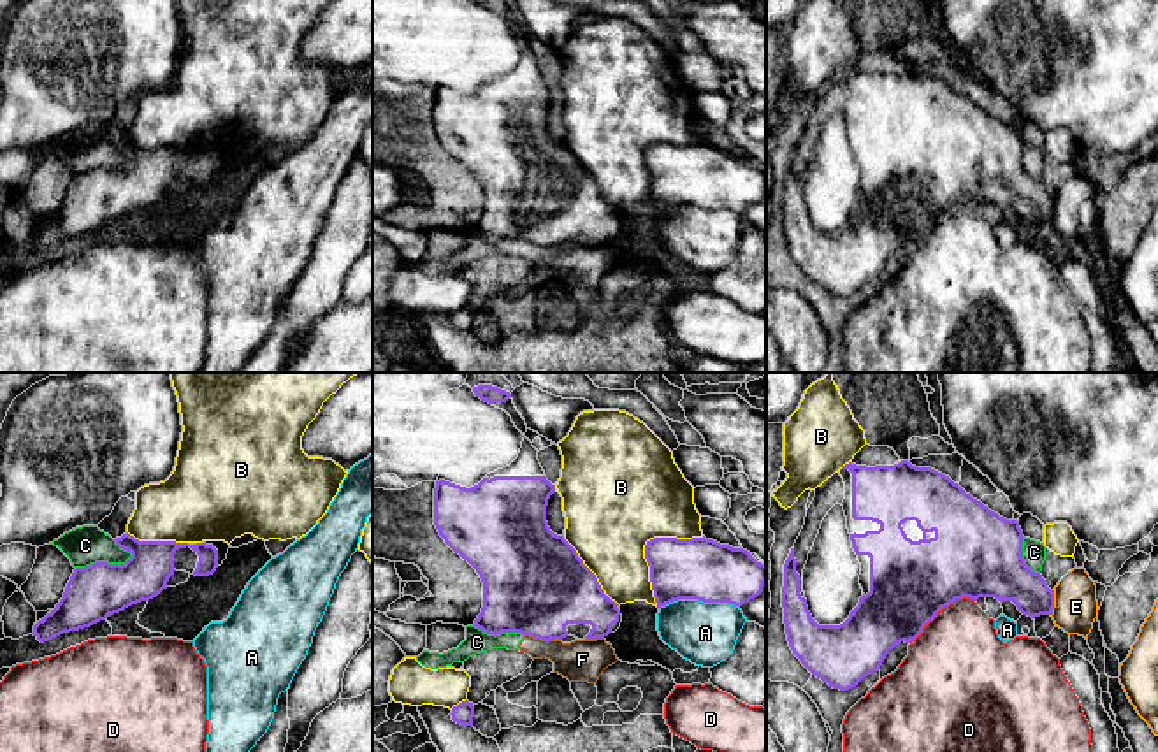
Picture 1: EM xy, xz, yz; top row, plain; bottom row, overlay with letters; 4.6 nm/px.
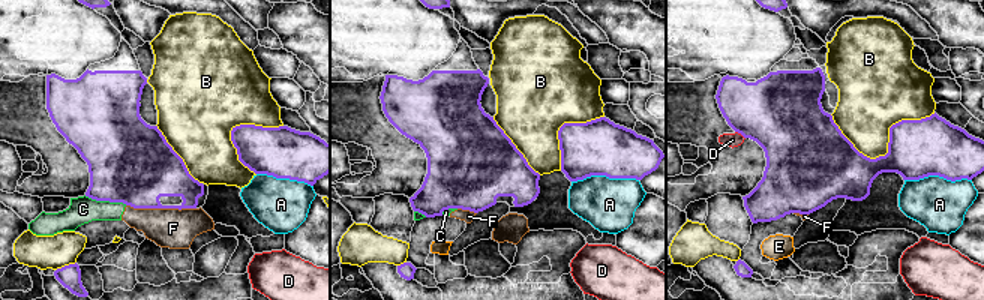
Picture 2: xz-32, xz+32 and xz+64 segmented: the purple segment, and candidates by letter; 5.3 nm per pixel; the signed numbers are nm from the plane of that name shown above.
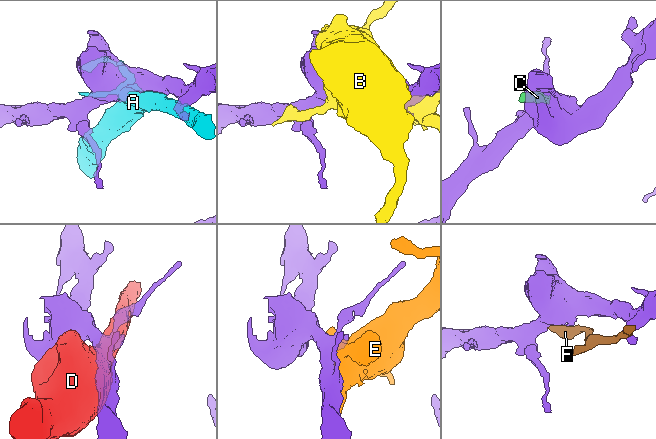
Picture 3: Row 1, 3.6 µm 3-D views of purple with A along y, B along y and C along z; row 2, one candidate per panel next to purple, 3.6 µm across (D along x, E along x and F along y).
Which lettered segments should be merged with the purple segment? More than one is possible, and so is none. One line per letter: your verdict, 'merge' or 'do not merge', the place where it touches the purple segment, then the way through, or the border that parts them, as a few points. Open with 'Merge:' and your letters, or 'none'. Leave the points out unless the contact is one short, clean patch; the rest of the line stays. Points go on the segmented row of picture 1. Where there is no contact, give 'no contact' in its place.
Merge: none
A: do not merge; contact xz (698, 600)
B: do not merge; contact xz (645, 547)
C: do not merge; contact xy (104, 563); border xy (132, 554), (123, 563), (90, 563), (76, 568)
D: do not merge; contact yz (940, 608)
E: do not merge; contact yz (1053, 603)
F: do not merge; contact xz (542, 638); border xz (524, 633), (535, 638), (559, 640)

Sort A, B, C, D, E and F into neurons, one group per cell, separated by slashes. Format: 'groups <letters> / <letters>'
groups A / B / C F / D / E

